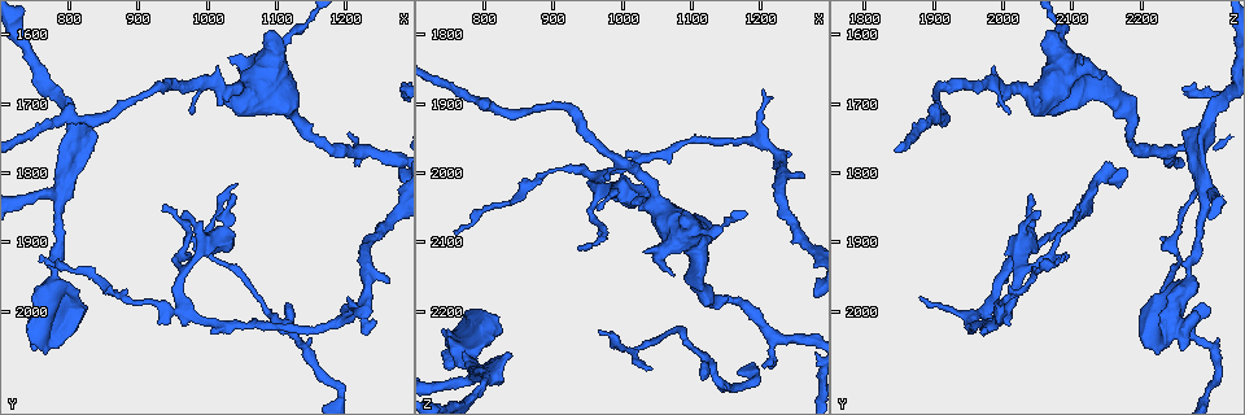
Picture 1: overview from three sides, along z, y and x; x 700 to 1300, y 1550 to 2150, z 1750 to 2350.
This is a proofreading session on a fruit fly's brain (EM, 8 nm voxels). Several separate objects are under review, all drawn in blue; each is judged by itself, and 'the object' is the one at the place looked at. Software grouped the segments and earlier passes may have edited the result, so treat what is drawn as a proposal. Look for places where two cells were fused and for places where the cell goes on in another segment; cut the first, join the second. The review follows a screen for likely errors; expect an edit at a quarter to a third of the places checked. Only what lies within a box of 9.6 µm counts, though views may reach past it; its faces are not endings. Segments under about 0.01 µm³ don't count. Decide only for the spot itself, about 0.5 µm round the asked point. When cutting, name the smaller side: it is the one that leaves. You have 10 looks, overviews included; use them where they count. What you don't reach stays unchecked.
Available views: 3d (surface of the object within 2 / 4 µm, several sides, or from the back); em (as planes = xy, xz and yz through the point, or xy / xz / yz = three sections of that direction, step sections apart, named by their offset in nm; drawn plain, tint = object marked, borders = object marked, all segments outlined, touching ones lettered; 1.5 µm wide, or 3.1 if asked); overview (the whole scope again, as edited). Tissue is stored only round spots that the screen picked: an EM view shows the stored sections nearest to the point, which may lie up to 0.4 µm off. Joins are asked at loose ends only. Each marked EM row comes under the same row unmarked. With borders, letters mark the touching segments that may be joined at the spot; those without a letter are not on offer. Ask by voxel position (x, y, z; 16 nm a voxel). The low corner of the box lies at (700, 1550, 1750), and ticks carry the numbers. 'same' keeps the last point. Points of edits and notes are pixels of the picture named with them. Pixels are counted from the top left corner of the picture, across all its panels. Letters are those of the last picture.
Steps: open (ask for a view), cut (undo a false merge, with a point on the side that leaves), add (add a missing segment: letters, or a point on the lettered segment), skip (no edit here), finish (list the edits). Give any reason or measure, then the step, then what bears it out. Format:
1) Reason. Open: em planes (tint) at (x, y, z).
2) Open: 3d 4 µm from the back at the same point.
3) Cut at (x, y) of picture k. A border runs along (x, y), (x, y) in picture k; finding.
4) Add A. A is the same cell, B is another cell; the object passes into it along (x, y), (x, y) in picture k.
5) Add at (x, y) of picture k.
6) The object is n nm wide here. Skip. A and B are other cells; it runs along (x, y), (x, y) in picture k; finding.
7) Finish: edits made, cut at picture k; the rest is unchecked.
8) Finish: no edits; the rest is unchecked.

Stops while still wide. Open: em planes (borders) at (745, 2055, 2260).

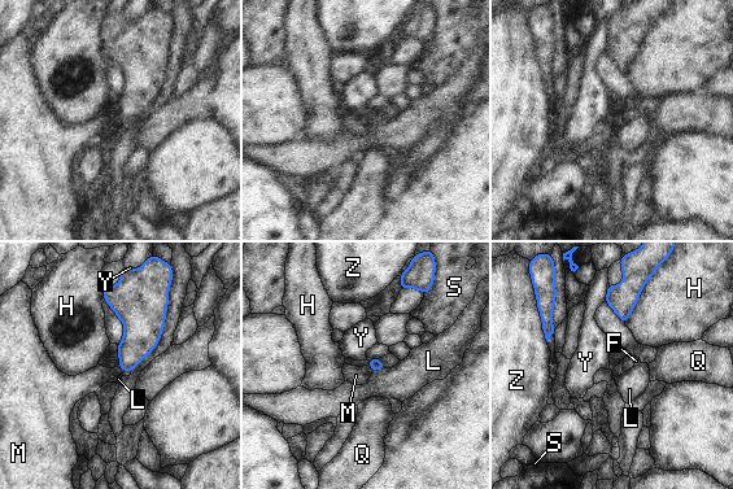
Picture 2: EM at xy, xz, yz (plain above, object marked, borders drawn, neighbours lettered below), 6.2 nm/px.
Skip. F, H, L, M, Q, S, Y and Z are other cells; a border runs along (118, 366), (123, 371) in picture 2; none of them fits.

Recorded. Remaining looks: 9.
Sudden change in width. Open: 3d 4 µm at (780, 1950, 2270).

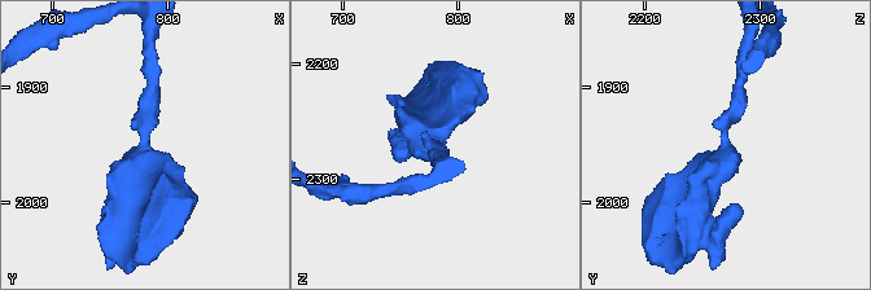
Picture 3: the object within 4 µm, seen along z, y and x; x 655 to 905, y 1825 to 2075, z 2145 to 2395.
The arms are 200, 400 nm wide. Open: em planes (borders) at (778, 1950, 2268).

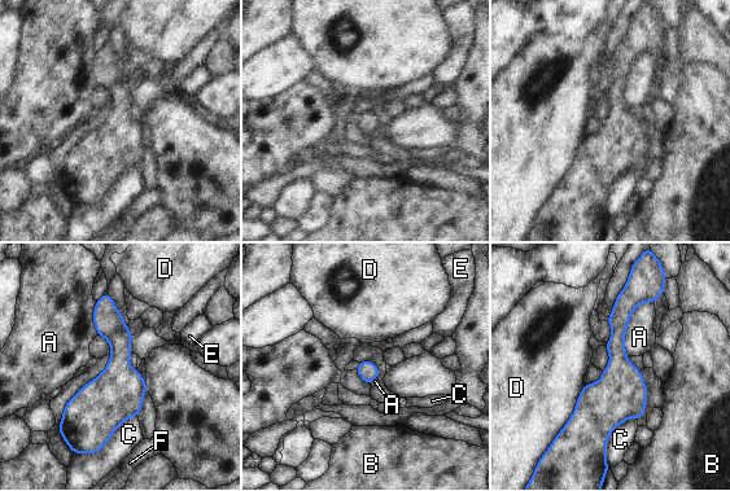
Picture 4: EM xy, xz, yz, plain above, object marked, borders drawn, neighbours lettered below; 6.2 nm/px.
The longest contact is with A, 380 nm. Skip. A, B, C, D, E and F are other cells; it runs along (629, 290), (600, 443) in picture 4; all the same cell.

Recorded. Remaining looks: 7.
Tapers out. Open: em planes (borders) at (965, 1895, 2230).

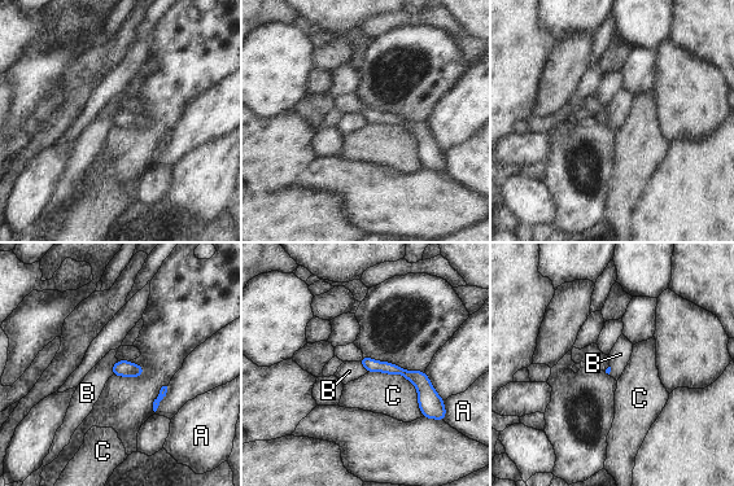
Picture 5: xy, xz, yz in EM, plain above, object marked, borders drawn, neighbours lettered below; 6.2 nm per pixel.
The longest contact is with C, 440 nm. Skip. A, B and C are other cells; none of them fits.

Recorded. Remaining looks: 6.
Free end. Open: 3d 2 µm at (1115, 1985, 2290).

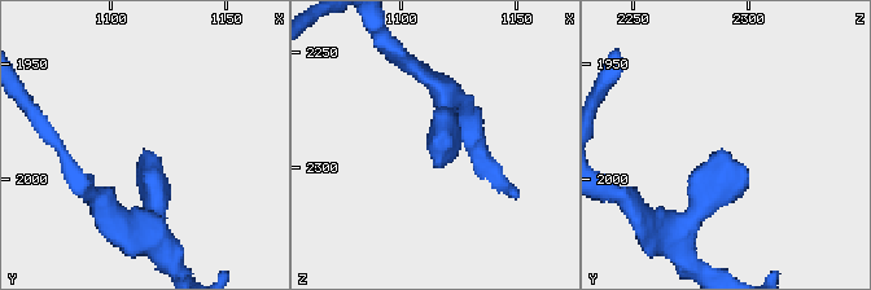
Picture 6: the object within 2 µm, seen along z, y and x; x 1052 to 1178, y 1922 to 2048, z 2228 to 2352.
Open: em xy step 8 (tint) at (1116, 1988, 2288).

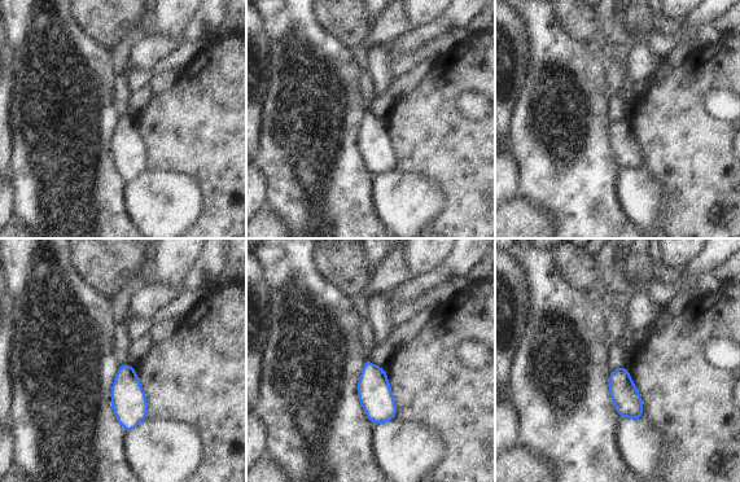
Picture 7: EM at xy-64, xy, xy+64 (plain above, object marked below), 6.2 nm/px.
Cut it another way. Open: em planes (borders) at the same point.

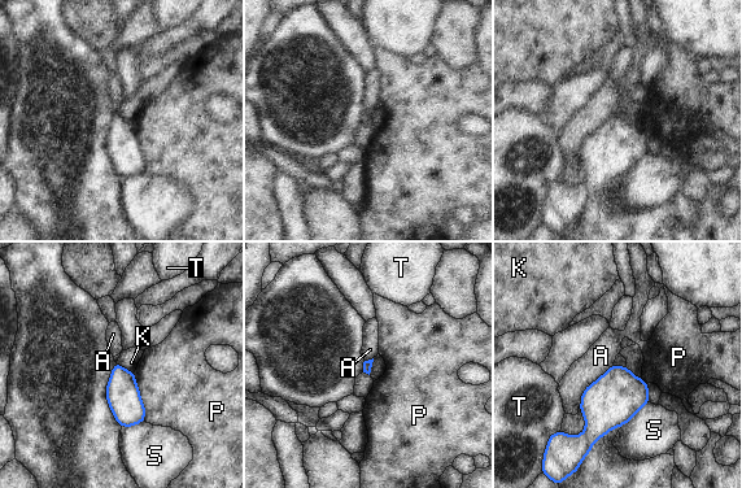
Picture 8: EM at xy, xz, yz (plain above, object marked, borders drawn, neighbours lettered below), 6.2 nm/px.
Skip. A, K, P, S and T are other cells; a border runs along (117, 361), (127, 370), (134, 371) in picture 8; no lettered segment goes on from it.

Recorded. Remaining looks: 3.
Finish: no edits; the rest is unchecked.

